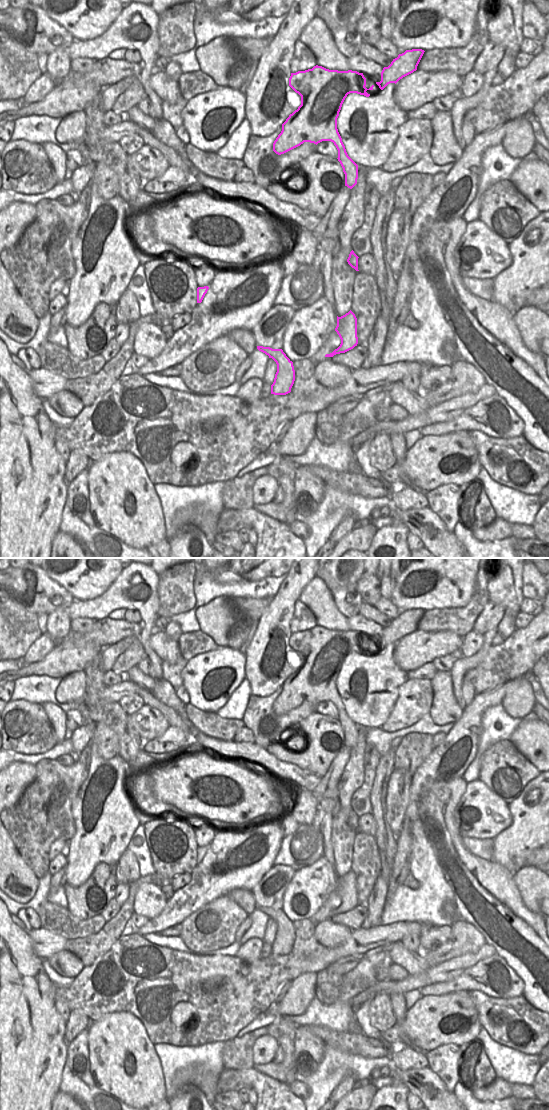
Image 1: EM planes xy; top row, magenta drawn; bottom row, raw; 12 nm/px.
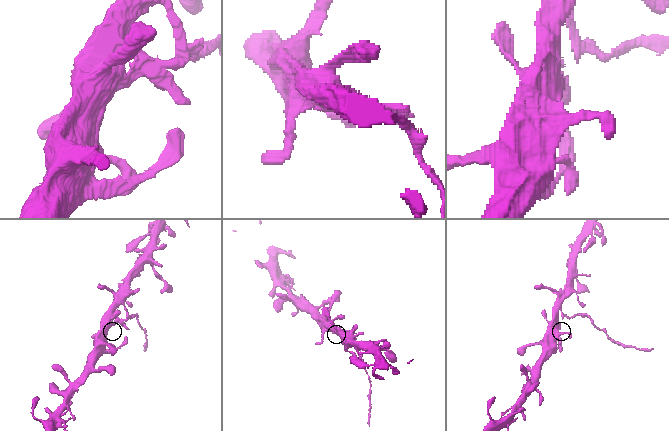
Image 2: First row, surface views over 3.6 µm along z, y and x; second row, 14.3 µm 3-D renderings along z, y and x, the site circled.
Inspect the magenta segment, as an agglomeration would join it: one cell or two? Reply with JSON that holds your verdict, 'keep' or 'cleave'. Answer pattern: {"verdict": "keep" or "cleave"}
{"verdict": "cleave"}

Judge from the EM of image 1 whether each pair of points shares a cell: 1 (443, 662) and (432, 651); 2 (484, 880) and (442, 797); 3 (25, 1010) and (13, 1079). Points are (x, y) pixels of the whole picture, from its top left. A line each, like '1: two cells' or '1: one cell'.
1: two cells
2: one cell
3: one cell

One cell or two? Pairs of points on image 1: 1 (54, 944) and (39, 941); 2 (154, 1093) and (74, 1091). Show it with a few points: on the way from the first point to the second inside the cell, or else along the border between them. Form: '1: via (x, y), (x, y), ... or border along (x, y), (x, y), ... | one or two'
1: via (50, 943), (43, 941) | one
2: border along (95, 1085), (120, 1099) | two

